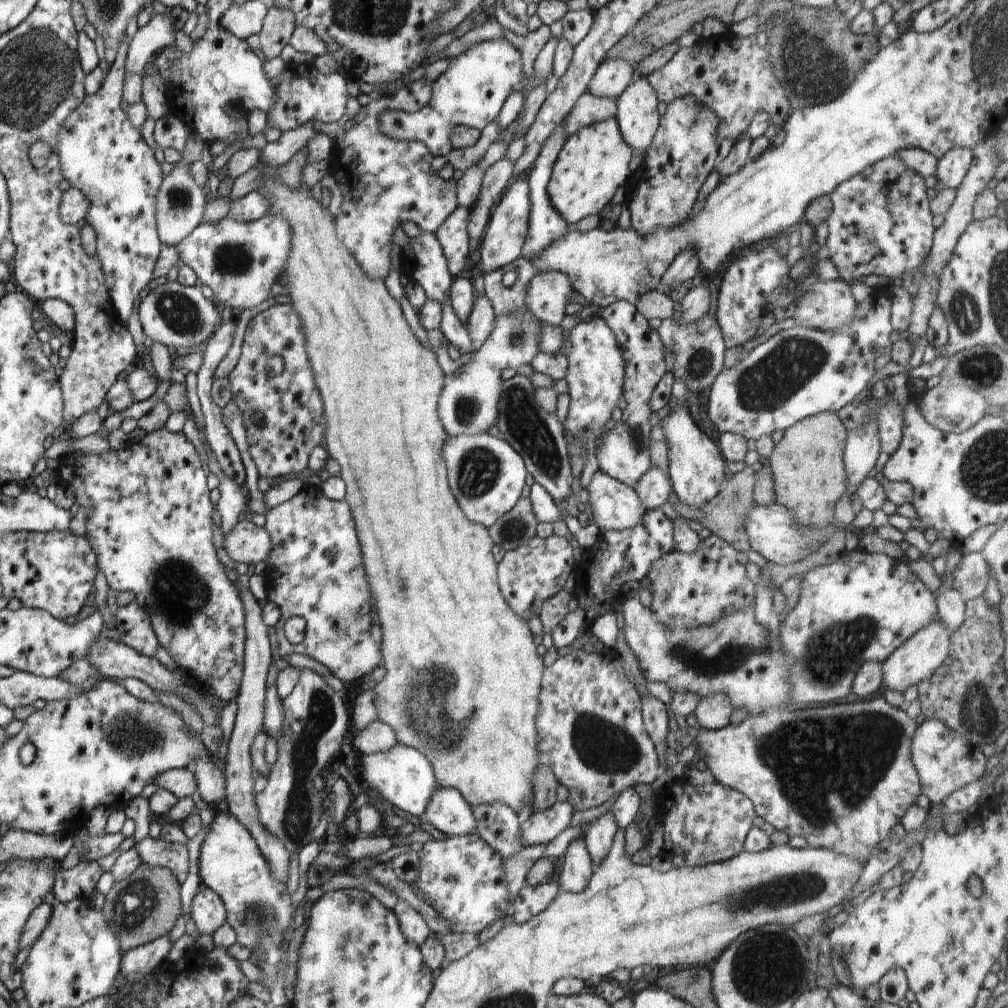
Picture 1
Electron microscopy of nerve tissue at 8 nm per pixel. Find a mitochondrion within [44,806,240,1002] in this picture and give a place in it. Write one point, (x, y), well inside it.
(139, 900)

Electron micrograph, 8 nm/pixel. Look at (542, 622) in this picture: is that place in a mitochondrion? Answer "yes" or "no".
no

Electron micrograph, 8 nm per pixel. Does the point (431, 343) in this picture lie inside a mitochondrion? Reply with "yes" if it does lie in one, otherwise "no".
no

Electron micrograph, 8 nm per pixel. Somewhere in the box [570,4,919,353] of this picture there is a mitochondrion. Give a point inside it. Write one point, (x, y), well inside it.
(812, 70)

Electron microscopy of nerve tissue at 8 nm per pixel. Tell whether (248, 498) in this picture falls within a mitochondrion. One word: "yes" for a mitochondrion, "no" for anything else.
no

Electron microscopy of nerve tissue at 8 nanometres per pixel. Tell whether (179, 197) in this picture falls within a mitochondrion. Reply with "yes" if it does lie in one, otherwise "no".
yes

